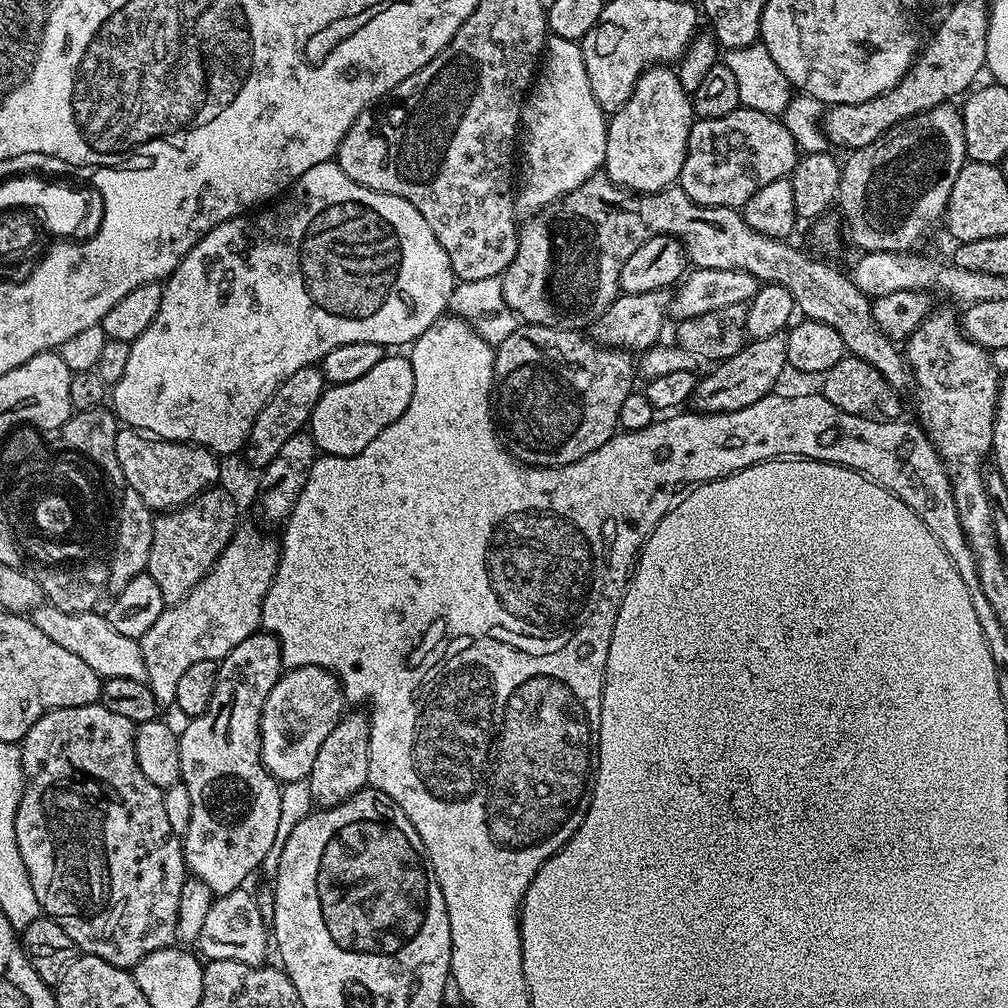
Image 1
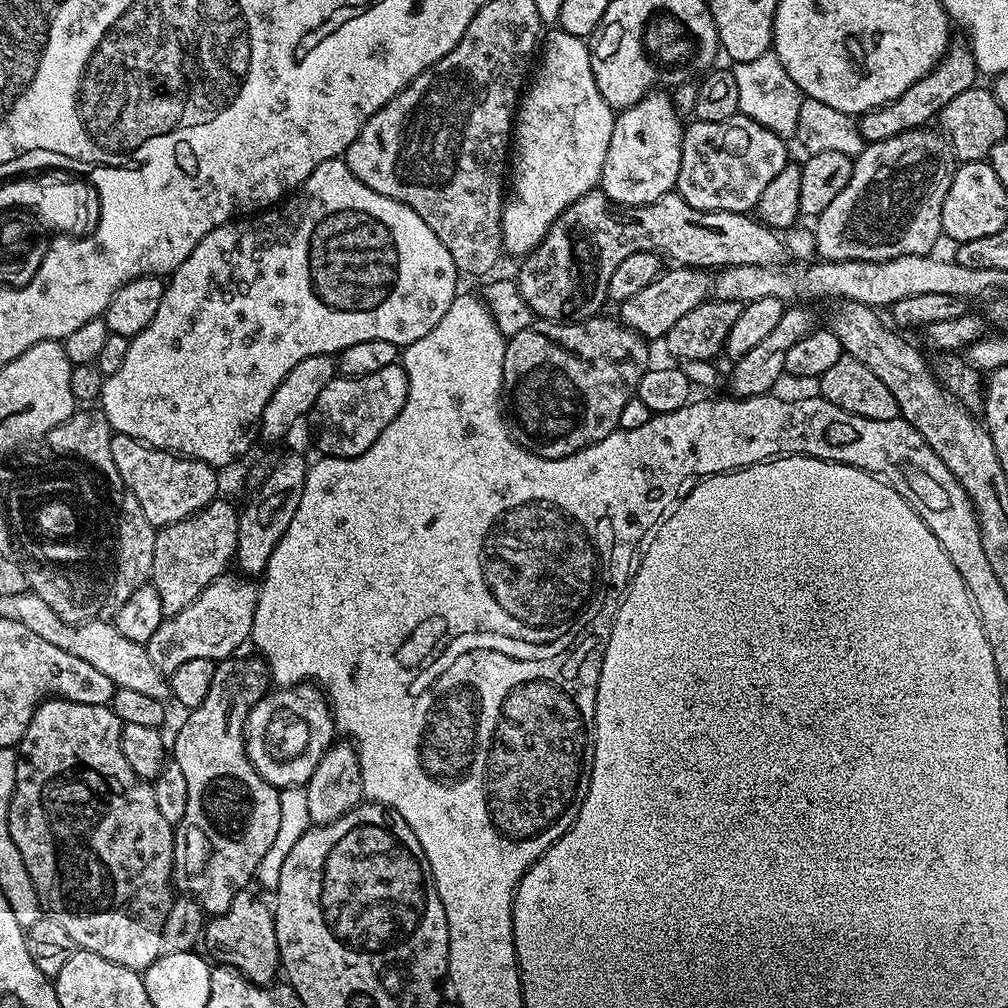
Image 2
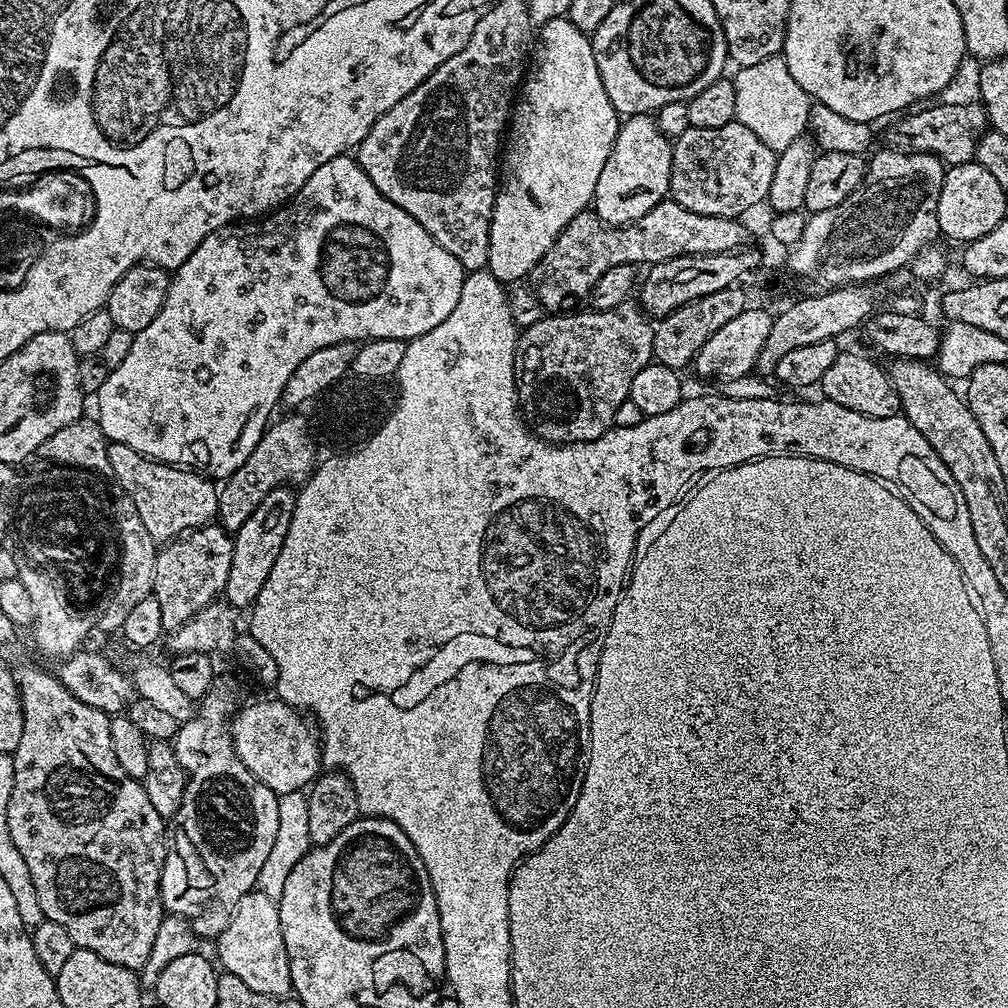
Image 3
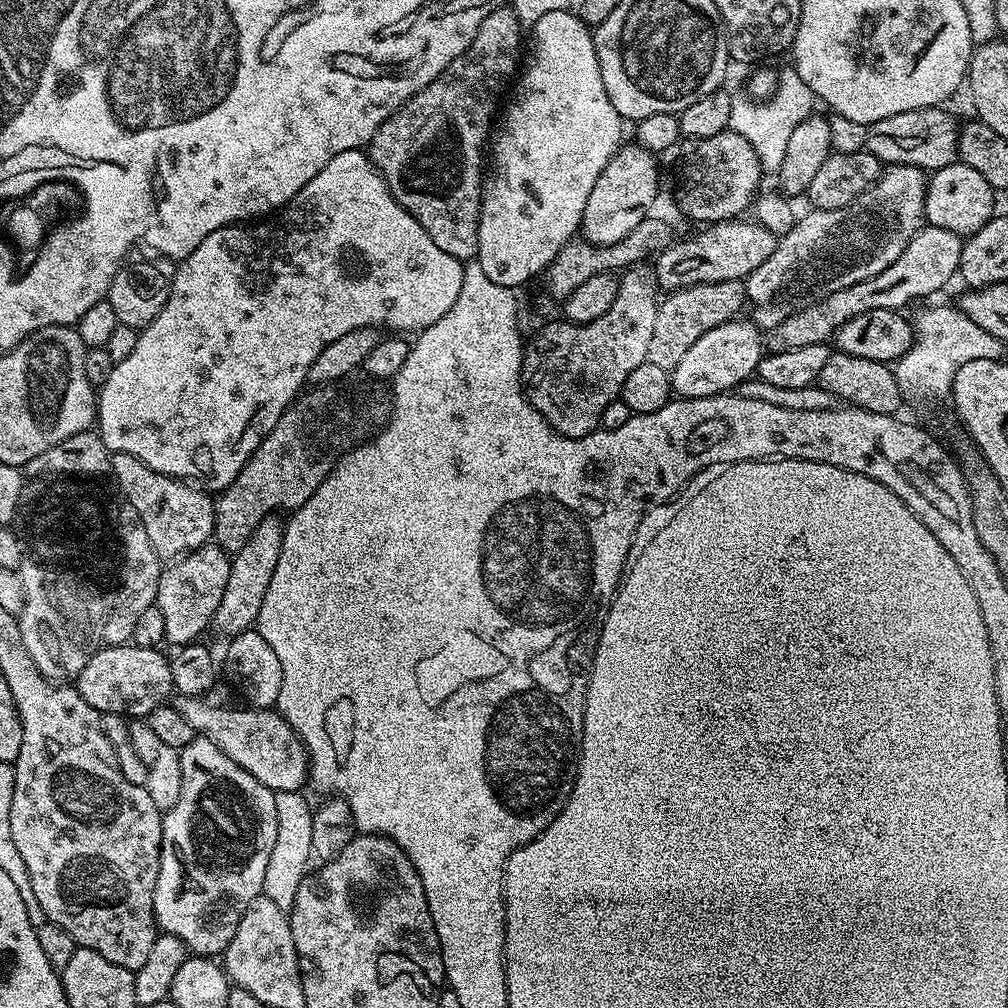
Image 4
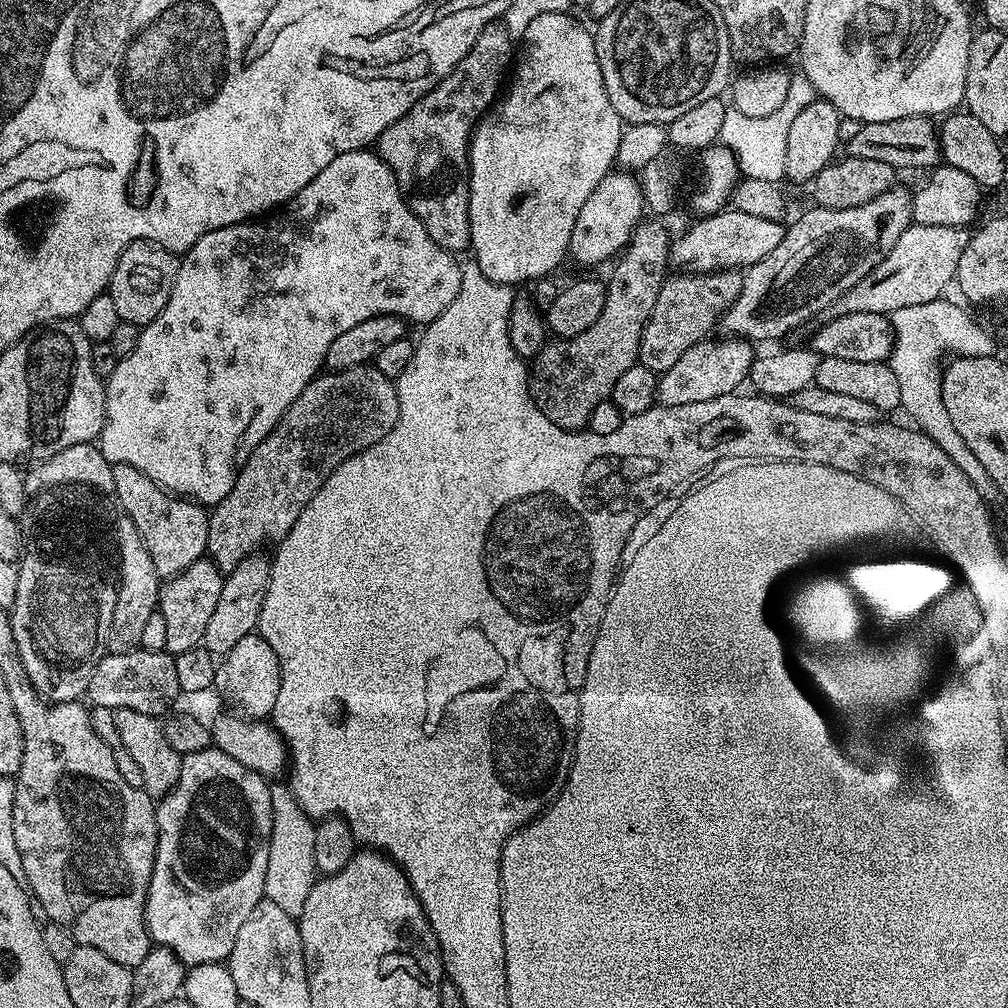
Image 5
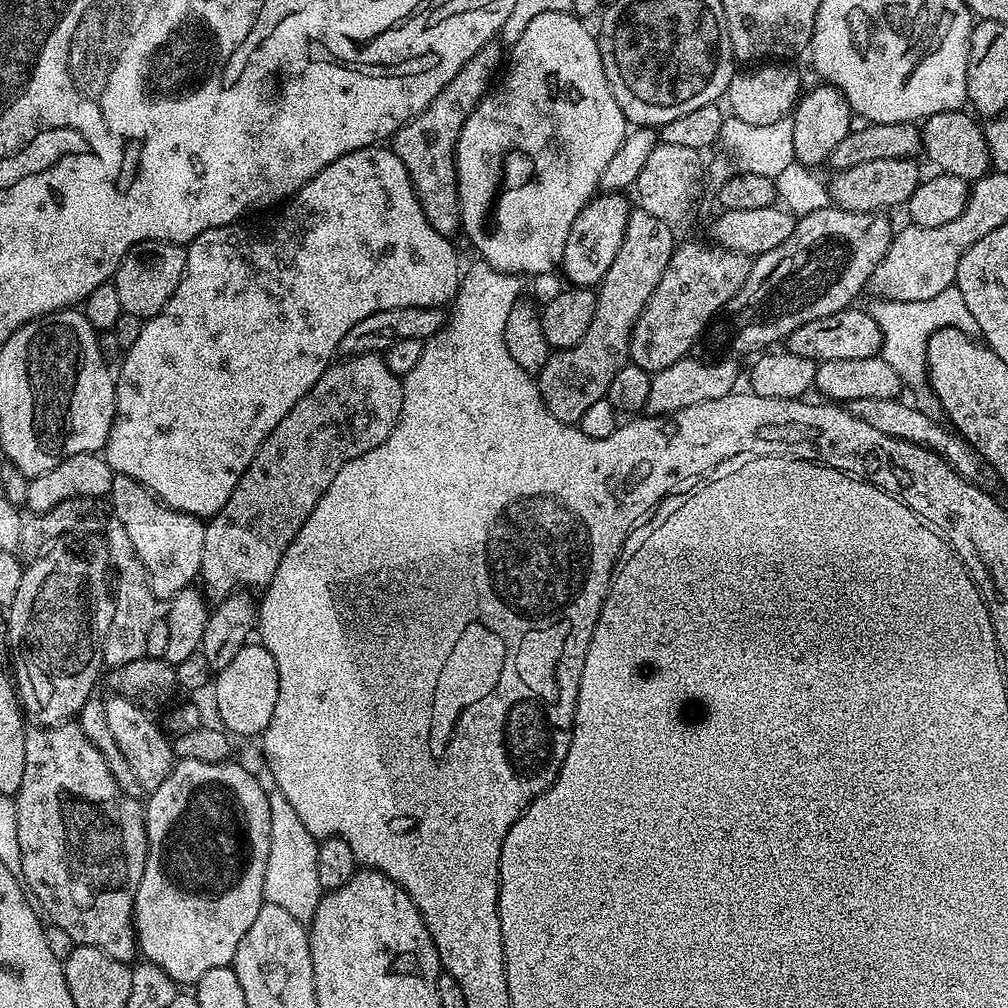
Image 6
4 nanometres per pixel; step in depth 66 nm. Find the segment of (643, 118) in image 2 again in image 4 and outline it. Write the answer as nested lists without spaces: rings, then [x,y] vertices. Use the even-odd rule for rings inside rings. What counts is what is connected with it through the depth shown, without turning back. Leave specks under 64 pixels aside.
[[[641,146],[621,147],[610,158],[606,170],[598,174],[590,198],[586,198],[586,210],[582,221],[582,236],[590,244],[622,242],[649,215],[648,207],[656,200],[656,187],[660,176],[656,173],[657,157]]]

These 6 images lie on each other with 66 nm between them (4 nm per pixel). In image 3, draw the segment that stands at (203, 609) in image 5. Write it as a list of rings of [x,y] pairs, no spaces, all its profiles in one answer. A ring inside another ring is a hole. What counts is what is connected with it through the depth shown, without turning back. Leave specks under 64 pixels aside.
[[[213,522],[167,541],[157,551],[152,595],[158,602],[165,633],[179,630],[191,616],[198,614],[198,610],[213,603],[223,593],[226,578],[230,578],[232,541],[230,533]]]

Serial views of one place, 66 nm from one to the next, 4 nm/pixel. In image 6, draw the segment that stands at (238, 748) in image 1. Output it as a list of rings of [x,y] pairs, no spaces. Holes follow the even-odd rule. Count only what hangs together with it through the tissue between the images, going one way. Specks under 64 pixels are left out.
[[[180,760],[172,765],[172,772],[158,786],[155,792],[147,797],[144,804],[144,821],[148,835],[148,857],[146,870],[142,874],[142,882],[138,884],[138,894],[134,898],[132,919],[136,925],[136,946],[139,955],[147,963],[155,964],[164,973],[176,981],[177,985],[195,985],[197,980],[206,974],[206,970],[227,968],[232,963],[234,954],[238,950],[238,942],[246,935],[246,930],[258,918],[258,910],[264,905],[264,875],[266,874],[266,858],[270,854],[270,802],[268,792],[246,769],[240,764],[225,762],[198,762],[197,760]]]

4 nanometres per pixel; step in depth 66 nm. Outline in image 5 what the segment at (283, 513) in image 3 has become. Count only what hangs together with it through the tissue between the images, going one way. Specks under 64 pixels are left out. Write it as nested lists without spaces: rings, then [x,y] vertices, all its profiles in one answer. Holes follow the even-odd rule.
[[[253,554],[242,558],[238,566],[224,577],[222,594],[218,594],[218,606],[214,606],[214,614],[210,614],[210,622],[206,622],[206,634],[202,644],[213,656],[222,658],[230,650],[234,650],[246,634],[256,632],[260,615],[262,614],[262,602],[266,602],[266,590],[270,582],[272,565],[269,557],[261,554]]]

